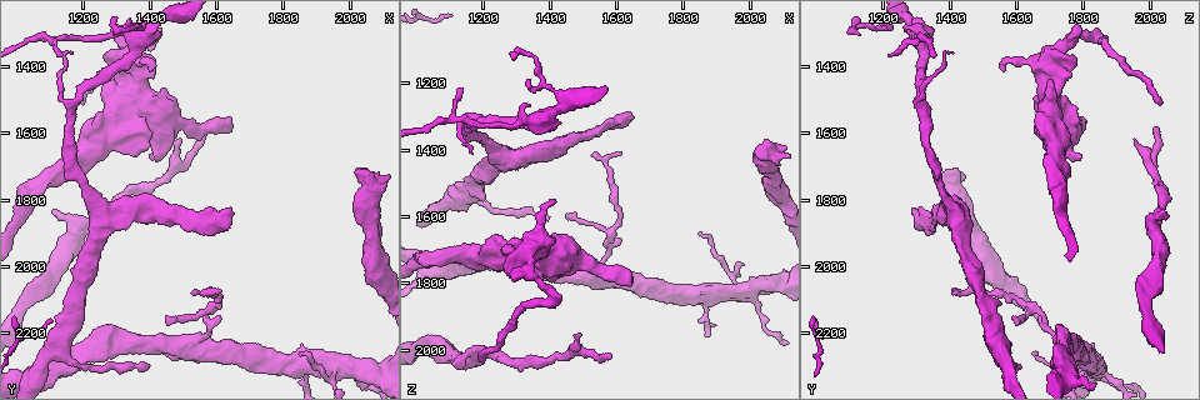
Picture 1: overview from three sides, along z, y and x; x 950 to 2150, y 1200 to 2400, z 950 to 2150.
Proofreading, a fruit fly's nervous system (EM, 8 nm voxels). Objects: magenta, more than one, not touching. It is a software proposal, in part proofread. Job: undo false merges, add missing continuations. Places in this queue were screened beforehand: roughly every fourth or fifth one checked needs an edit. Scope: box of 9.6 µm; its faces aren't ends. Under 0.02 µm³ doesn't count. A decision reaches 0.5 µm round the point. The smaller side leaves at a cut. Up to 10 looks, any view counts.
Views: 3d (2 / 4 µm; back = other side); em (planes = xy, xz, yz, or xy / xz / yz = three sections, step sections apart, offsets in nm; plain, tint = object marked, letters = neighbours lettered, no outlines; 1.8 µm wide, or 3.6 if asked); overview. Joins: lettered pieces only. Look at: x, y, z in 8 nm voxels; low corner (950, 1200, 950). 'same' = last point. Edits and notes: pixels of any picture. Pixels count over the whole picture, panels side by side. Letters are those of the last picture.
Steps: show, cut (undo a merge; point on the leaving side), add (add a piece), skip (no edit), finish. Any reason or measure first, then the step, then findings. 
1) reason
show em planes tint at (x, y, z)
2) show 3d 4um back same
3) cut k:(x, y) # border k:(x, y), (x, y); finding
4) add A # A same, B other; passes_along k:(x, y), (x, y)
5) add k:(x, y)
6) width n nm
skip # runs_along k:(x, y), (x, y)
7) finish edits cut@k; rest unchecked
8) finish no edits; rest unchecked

abrupt turn
show 3d 4um at (2020, 2310, 1800)

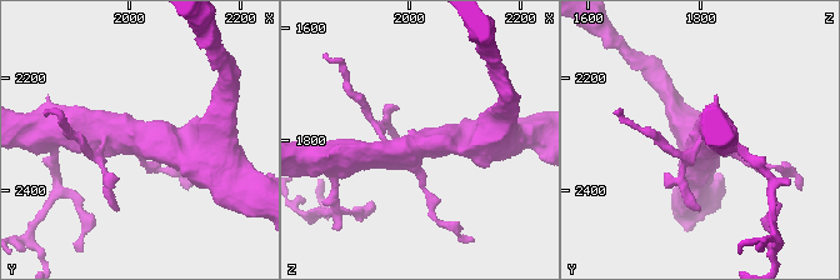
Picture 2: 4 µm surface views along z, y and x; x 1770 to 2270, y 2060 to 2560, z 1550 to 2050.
arms 4; need the tissue
show em planes tint at (2015, 2305, 1805)

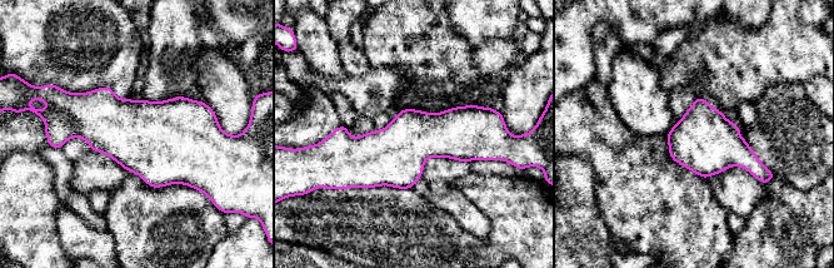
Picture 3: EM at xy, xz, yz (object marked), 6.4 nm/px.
show em planes letters same

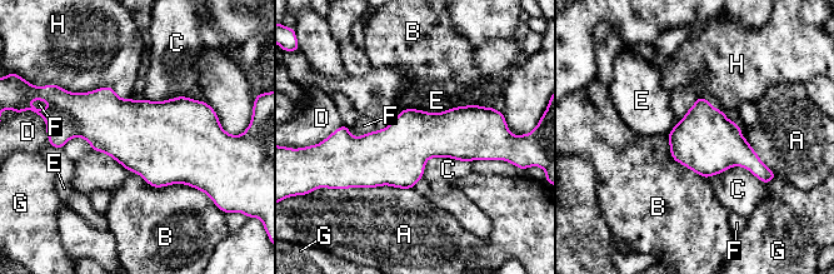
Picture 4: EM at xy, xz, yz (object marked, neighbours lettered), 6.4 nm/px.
width 380 nm
skip # A other, B other, C other, D other, E other, F other, G other, H other; border 4:(129, 170), (153, 187), (203, 192); one neuron here

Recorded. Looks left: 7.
free end
show em 3.6um xz step 8 tint at (1620, 2070, 1410)

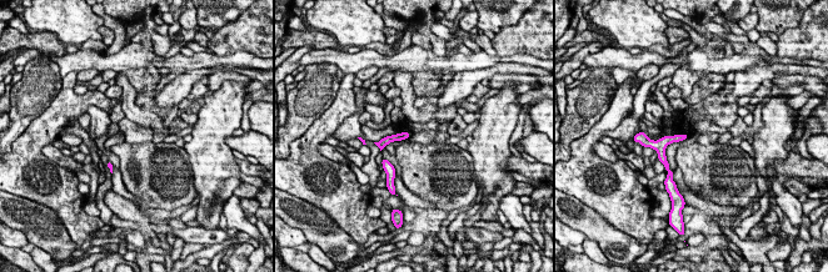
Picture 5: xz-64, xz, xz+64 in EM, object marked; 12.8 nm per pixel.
another direction
show em 3.6um planes tint same

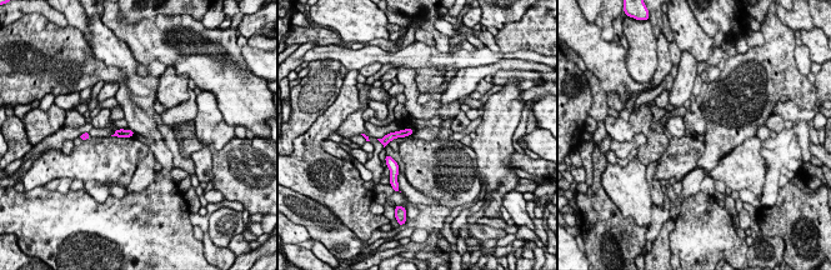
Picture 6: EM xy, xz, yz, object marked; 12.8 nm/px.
what lies round it
show em 3.6um planes letters same

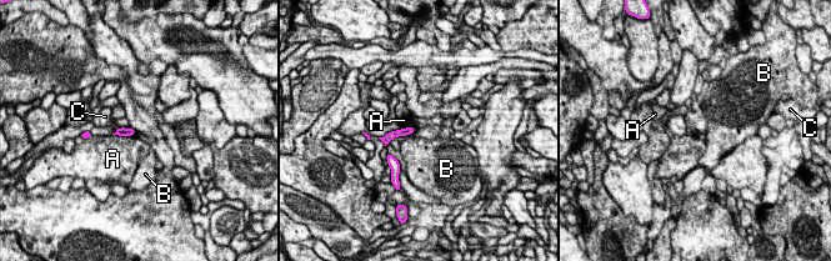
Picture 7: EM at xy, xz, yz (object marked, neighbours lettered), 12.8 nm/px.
width 100 nm
skip # A other, B other, C other; runs_along 7:(411, 130), (393, 134), (384, 140); no lettered piece goes on from it

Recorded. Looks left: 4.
show em planes letters at (1350, 1290, 1270)

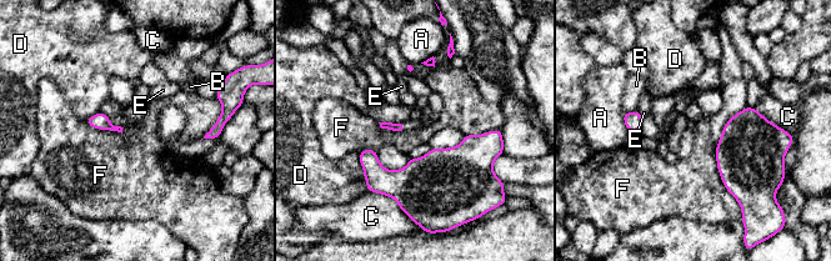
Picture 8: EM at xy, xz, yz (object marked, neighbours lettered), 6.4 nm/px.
skip # A other, B other, C other, D other, E other, F other; border 8:(715, 145), (720, 180), (740, 206); none of them fits

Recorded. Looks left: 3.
tapers out
show 3d 2um at (1490, 1610, 1950)

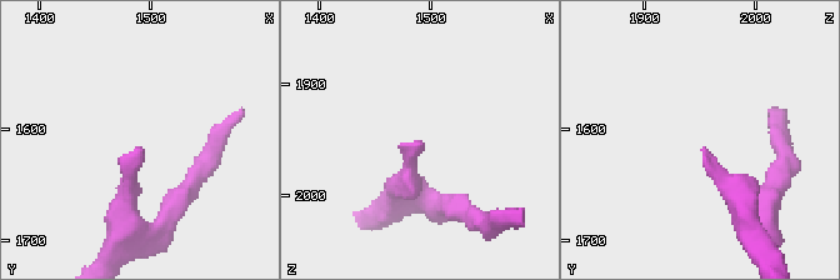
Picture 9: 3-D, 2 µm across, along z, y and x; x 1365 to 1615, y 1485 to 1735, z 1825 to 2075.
show em xz step 8 tint at (1488, 1618, 1954)

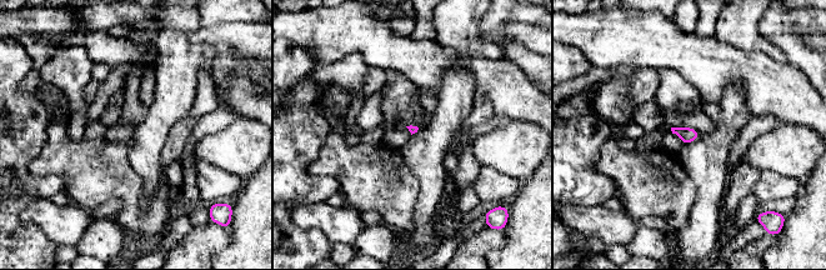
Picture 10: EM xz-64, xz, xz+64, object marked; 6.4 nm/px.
show em planes letters same

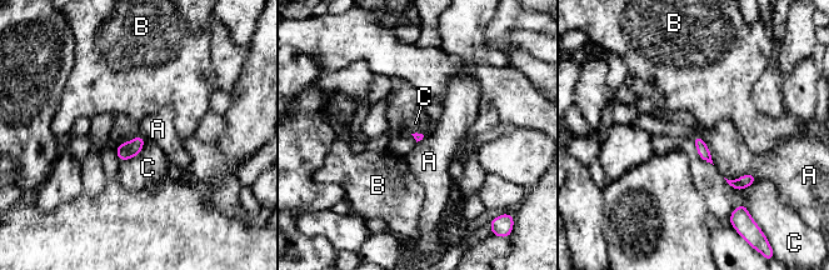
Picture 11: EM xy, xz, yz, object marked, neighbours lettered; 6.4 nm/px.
skip # A other, B other, C other; border 11:(755, 176), (724, 178); none of them fits

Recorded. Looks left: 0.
finish no edits; rest unchecked

